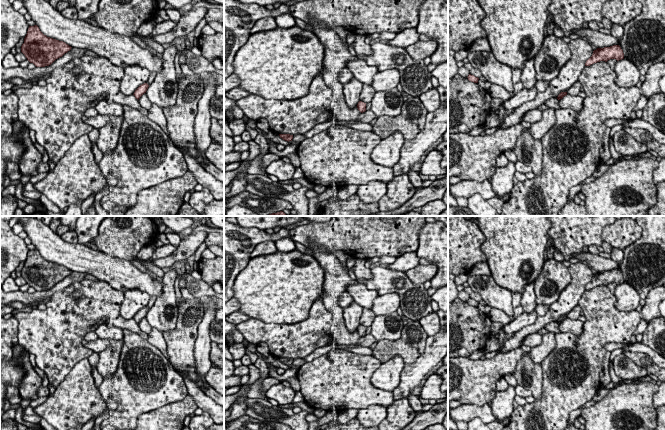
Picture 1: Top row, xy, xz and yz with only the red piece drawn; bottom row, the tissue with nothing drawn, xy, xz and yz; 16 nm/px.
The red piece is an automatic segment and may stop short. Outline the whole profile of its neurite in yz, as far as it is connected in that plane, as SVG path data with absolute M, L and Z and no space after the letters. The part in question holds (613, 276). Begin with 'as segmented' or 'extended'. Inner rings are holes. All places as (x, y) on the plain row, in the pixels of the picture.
as segmented | M619 269L610 271L597 272L593 275L592 280L586 285L585 290L590 290L594 287L616 283L617 285L624 283L623 274Z

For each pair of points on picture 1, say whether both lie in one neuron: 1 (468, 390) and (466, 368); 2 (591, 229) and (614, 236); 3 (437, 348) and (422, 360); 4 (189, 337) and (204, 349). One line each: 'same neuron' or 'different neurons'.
1: same neuron
2: different neurons
3: same neuron
4: different neurons

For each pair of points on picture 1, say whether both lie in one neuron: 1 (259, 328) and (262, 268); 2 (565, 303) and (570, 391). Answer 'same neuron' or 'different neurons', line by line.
1: different neurons
2: different neurons

